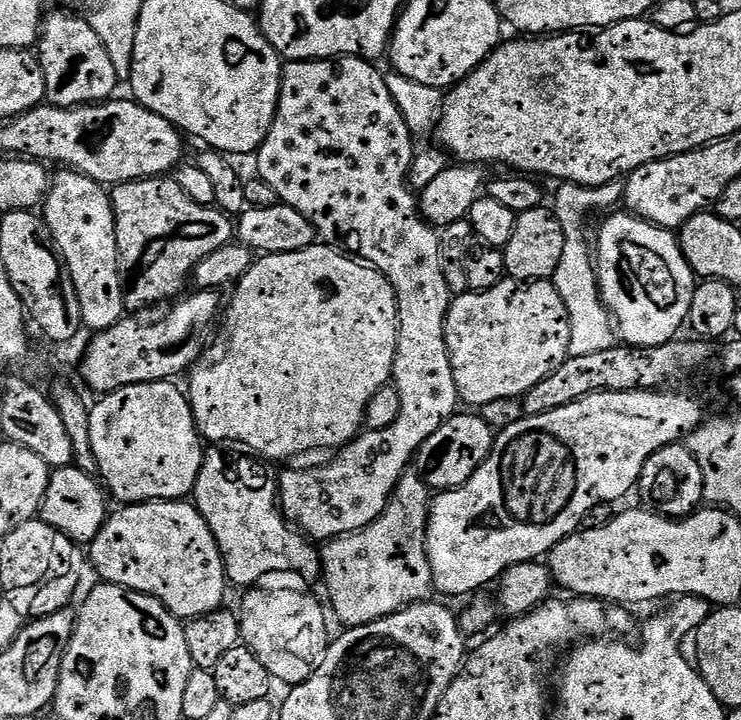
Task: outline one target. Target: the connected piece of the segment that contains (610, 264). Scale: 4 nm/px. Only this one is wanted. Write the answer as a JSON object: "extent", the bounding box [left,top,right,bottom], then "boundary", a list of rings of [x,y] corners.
{"extent":[594,210,698,348],"boundary":[[[627,210],[613,211],[610,216],[601,226],[600,233],[594,236],[594,267],[600,296],[618,329],[619,339],[625,345],[657,348],[677,339],[681,335],[680,327],[683,329],[687,325],[698,277],[686,262],[675,231],[654,226]]]}

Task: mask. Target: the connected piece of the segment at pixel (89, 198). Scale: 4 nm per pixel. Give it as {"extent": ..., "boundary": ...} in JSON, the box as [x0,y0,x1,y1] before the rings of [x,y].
{"extent":[42,170,125,333],"boundary":[[[60,170],[51,177],[42,205],[42,219],[72,275],[80,319],[89,333],[107,332],[125,319],[124,282],[116,241],[116,219],[109,189],[81,172]]]}

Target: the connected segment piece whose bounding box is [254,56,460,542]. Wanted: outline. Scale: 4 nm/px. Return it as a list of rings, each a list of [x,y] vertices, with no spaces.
[[[338,56],[334,60],[294,60],[285,63],[282,68],[280,77],[280,102],[276,111],[276,118],[270,128],[270,134],[265,138],[259,152],[255,153],[256,168],[259,179],[265,180],[278,193],[281,204],[288,204],[302,218],[306,218],[316,227],[319,239],[324,242],[332,242],[337,236],[340,240],[349,240],[352,244],[360,244],[359,259],[363,263],[373,267],[376,271],[382,273],[390,282],[390,286],[396,295],[396,309],[400,315],[400,339],[396,341],[396,361],[392,367],[392,380],[394,387],[398,390],[398,398],[402,398],[402,410],[398,422],[394,426],[383,428],[377,432],[371,430],[365,431],[356,437],[351,444],[339,449],[337,460],[329,462],[325,468],[304,468],[301,472],[288,472],[278,480],[278,507],[284,514],[285,520],[303,532],[309,540],[313,542],[327,542],[330,540],[339,540],[341,536],[350,536],[353,532],[360,532],[366,526],[372,523],[388,509],[392,503],[396,488],[400,485],[400,479],[409,471],[414,457],[419,453],[420,447],[438,430],[450,417],[457,415],[458,401],[460,395],[454,382],[454,370],[450,366],[450,354],[446,346],[446,324],[448,311],[453,302],[452,291],[446,286],[446,274],[442,272],[442,250],[440,249],[440,232],[433,225],[429,224],[423,216],[420,215],[420,206],[418,196],[408,183],[408,172],[411,170],[411,164],[414,157],[412,143],[414,137],[412,132],[406,126],[406,118],[398,110],[394,98],[384,81],[385,73],[376,69],[375,63],[367,60],[361,60],[358,56]]]

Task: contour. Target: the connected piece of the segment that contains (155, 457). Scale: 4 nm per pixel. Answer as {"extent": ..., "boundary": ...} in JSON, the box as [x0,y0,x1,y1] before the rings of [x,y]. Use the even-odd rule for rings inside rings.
{"extent":[90,380,206,505],"boundary":[[[159,380],[158,382],[146,382],[145,384],[135,384],[119,388],[117,392],[109,392],[97,404],[93,403],[90,408],[90,446],[94,446],[94,458],[98,458],[99,479],[103,487],[110,493],[113,501],[121,505],[126,504],[151,504],[157,500],[184,500],[191,497],[194,486],[198,482],[198,474],[202,470],[202,462],[206,451],[202,443],[202,437],[196,430],[196,419],[192,413],[192,403],[188,401],[183,387],[175,388],[175,383]]]}

